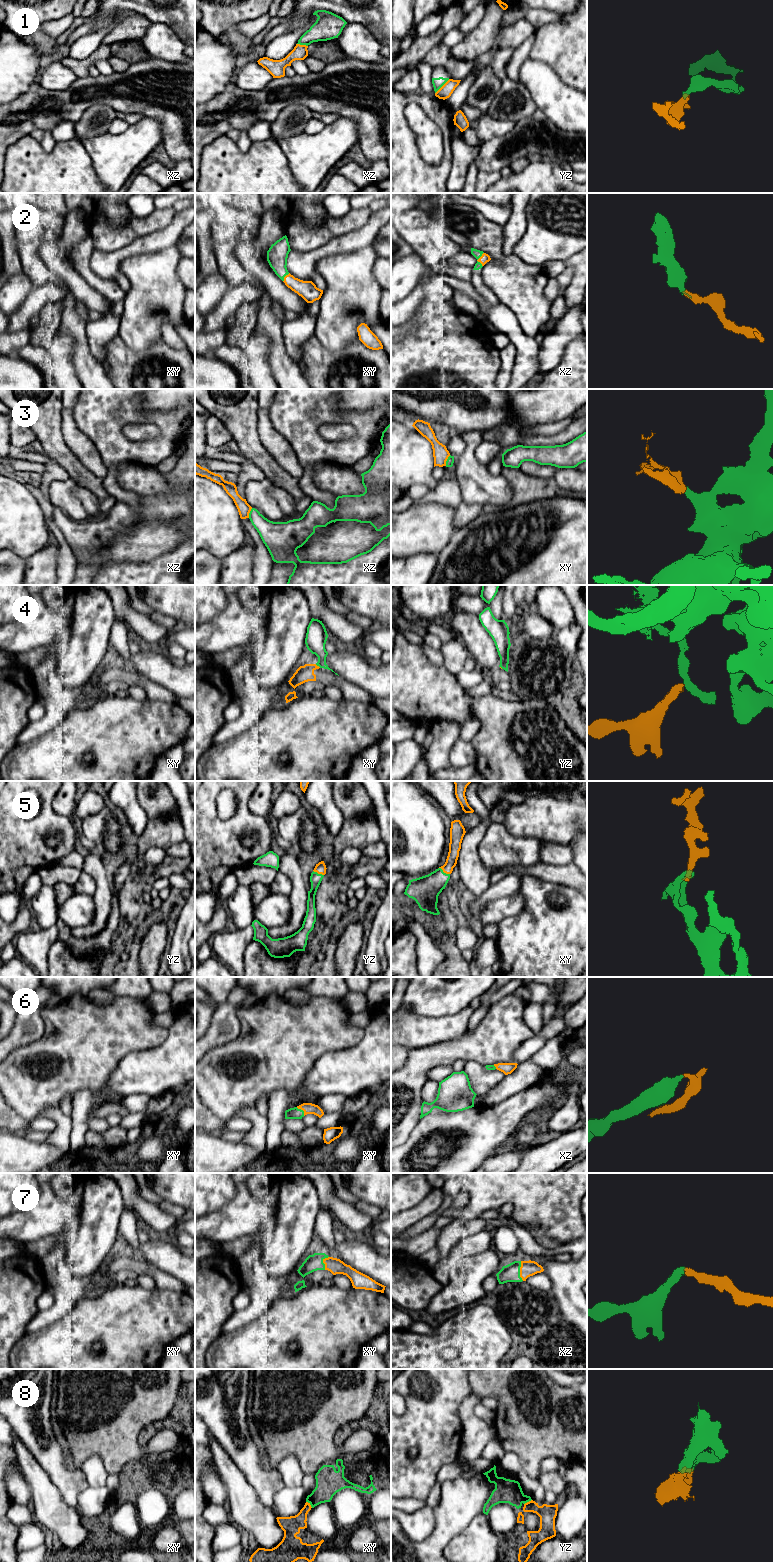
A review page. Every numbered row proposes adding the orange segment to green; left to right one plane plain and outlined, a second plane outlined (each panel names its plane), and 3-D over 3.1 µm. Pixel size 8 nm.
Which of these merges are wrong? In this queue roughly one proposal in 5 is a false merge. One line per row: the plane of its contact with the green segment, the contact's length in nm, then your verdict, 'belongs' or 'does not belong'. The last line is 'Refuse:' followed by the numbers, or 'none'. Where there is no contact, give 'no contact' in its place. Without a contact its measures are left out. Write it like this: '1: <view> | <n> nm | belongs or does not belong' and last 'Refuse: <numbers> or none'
1: yz | 170 nm | does not belong
2: xz | 120 nm | belongs
3: xy | 100 nm | does not belong
4: xy | 50 nm | does not belong
5: xy | 110 nm | belongs
6: xy | 100 nm | belongs
7: xz | 160 nm | belongs
8: xy | 80 nm | belongs
Refuse: 1, 3, 4

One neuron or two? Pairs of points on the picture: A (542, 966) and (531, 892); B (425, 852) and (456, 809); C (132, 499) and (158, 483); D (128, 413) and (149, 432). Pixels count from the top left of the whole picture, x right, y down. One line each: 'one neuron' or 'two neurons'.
A: one neuron
B: two neurons
C: two neurons
D: two neurons

